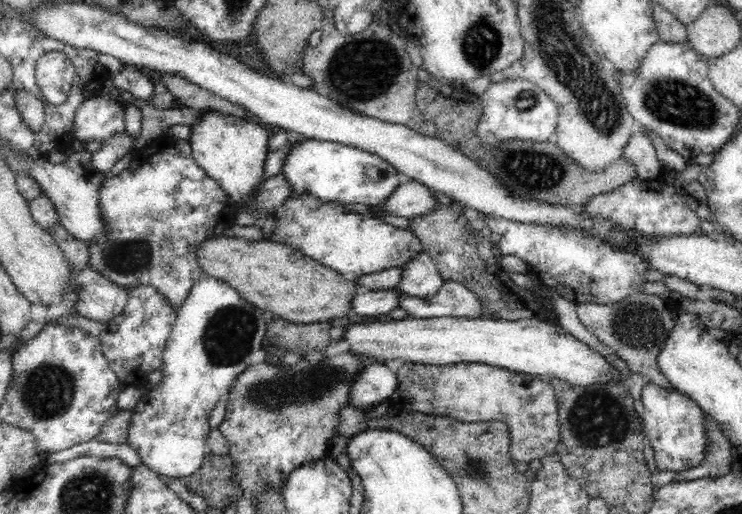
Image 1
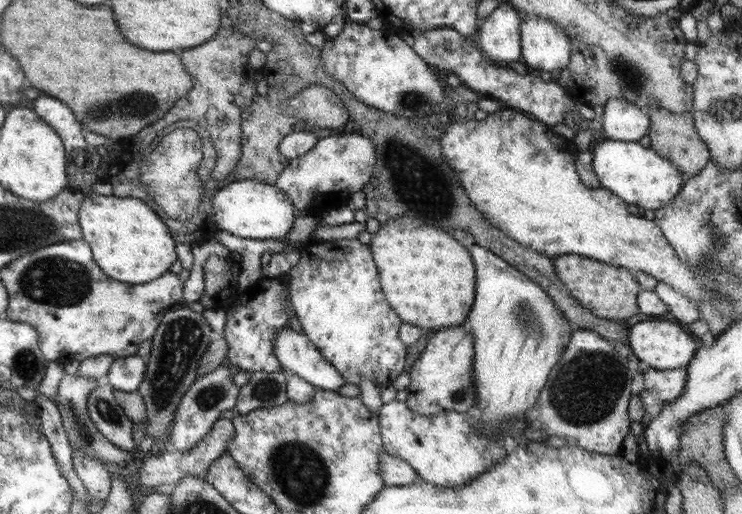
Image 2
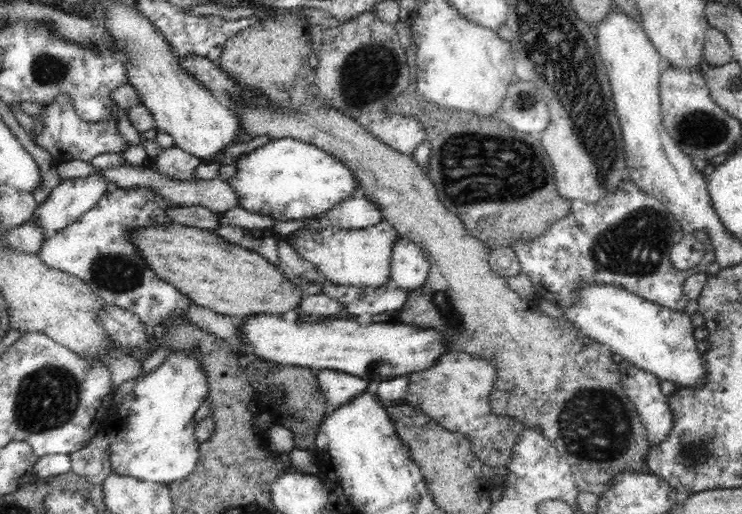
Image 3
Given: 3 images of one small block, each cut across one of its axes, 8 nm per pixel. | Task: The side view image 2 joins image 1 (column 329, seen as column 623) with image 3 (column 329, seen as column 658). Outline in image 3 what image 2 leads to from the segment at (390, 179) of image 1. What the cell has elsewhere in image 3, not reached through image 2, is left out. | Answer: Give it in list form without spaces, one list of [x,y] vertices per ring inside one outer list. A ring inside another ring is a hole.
[[[293,137],[272,139],[240,157],[235,159],[238,170],[227,181],[237,192],[237,205],[276,221],[315,217],[358,194],[354,170],[308,141],[294,140]]]

